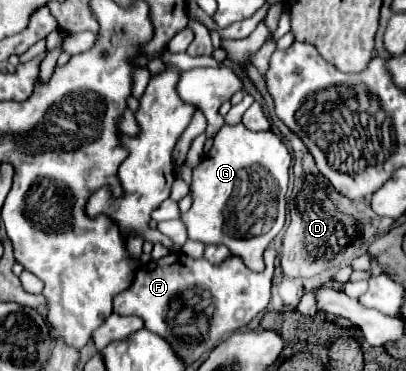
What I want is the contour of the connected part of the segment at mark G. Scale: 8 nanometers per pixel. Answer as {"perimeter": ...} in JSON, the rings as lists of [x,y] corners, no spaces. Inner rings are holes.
{"perimeter":[[[244,124],[222,126],[214,136],[212,150],[192,174],[192,206],[180,214],[188,238],[204,244],[224,244],[234,256],[244,258],[246,266],[260,270],[264,250],[284,226],[290,160],[288,148],[272,130],[252,132]]]}

